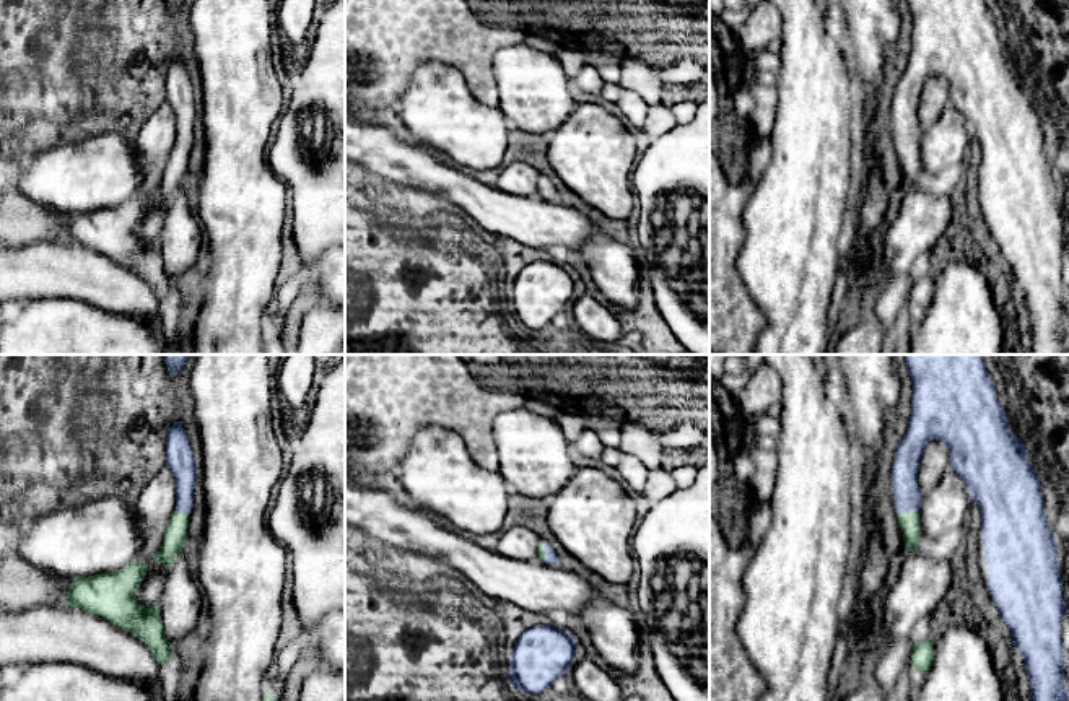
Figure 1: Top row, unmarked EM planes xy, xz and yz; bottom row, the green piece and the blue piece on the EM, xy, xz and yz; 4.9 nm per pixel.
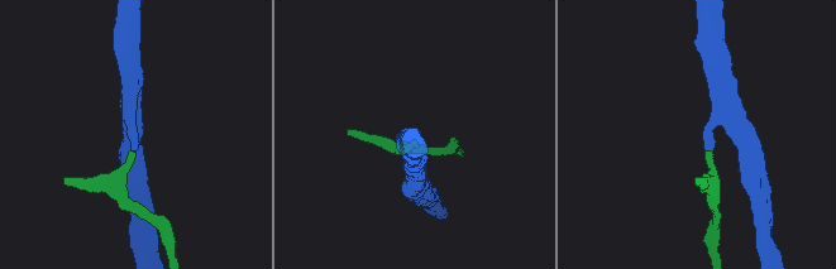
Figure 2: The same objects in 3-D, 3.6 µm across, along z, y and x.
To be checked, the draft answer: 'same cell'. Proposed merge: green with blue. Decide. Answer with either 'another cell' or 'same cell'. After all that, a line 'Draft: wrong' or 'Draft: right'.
same cell
Draft: right

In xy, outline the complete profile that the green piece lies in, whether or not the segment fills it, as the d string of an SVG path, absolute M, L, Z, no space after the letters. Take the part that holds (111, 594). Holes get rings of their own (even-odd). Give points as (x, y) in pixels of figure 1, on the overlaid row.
M138 561L124 569L76 577L68 592L67 605L78 607L117 625L143 641L158 664L169 662L169 642L159 616L158 602L151 608L135 600L148 566Z

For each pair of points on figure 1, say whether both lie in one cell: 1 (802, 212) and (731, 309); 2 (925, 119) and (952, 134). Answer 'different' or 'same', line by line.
1: different
2: different

